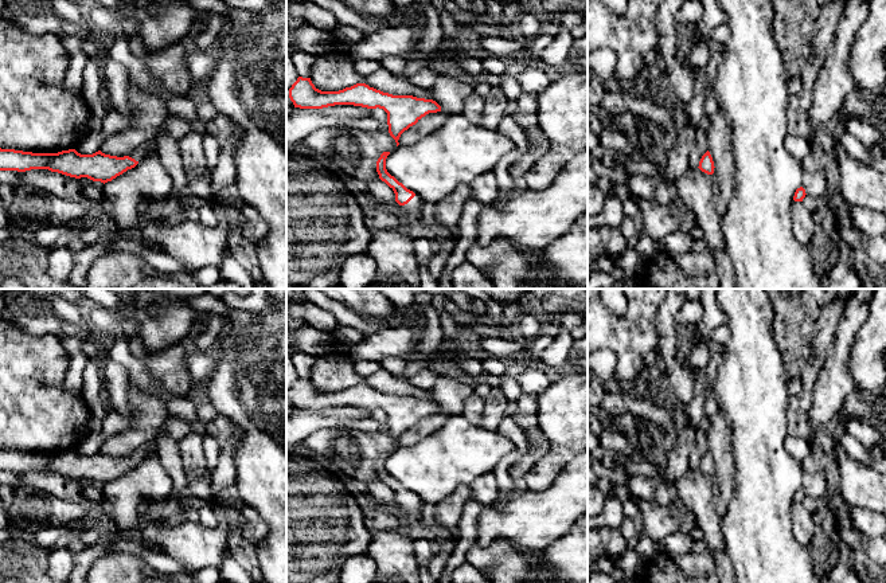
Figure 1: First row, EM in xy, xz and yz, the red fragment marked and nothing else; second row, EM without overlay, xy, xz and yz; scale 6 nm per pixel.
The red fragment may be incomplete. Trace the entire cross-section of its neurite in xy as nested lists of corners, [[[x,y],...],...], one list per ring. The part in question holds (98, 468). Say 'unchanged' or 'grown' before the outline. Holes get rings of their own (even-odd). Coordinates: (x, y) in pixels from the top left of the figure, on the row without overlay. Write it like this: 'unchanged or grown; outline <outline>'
grown; outline [[[156,438],[140,446],[130,458],[110,457],[101,451],[93,455],[81,455],[75,450],[58,454],[32,454],[0,449],[0,472],[48,470],[70,478],[87,478],[105,485],[156,453]]]

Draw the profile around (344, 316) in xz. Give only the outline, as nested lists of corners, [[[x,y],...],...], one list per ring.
[[[304,289],[303,293],[309,302],[313,302],[317,306],[331,312],[337,320],[339,325],[352,326],[367,336],[401,324],[415,325],[419,320],[417,313],[397,314],[393,320],[368,318],[355,313],[352,309],[344,306],[343,304],[331,300],[320,289]]]

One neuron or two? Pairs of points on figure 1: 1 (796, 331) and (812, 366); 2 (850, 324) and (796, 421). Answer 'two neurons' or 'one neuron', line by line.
1: two neurons
2: two neurons

